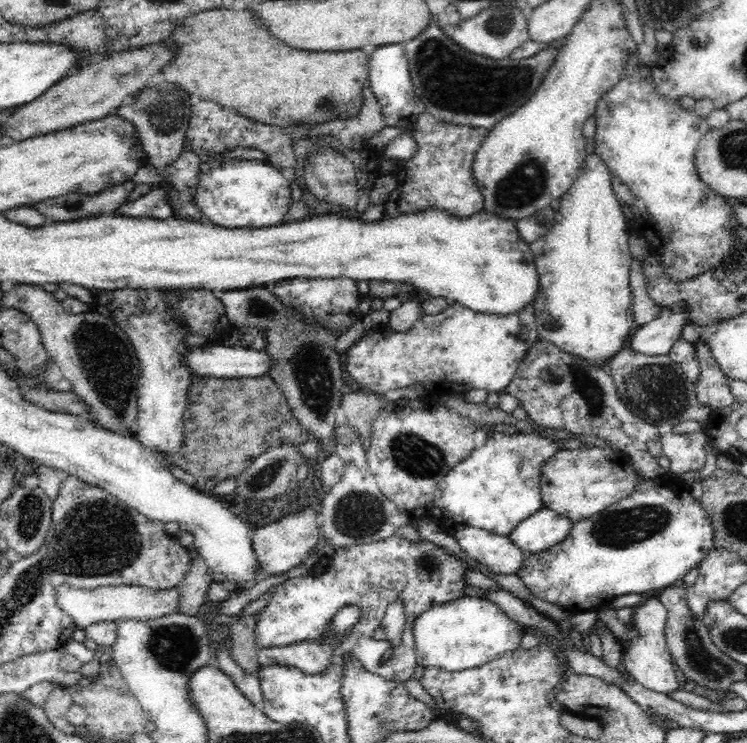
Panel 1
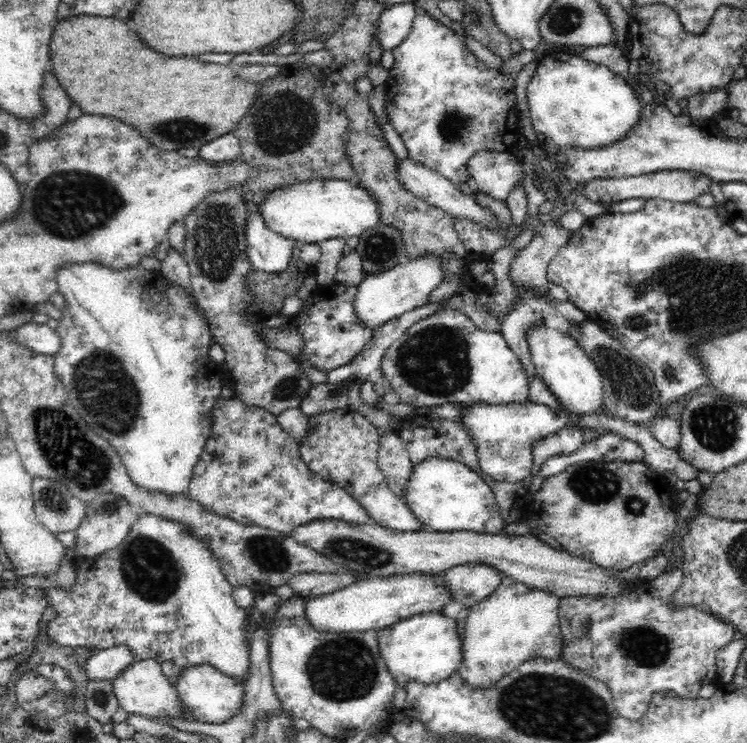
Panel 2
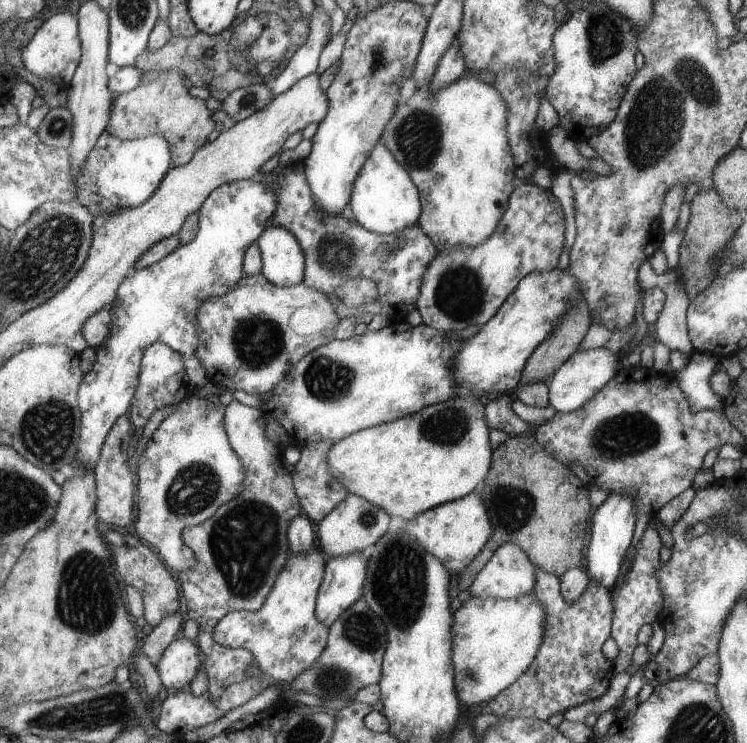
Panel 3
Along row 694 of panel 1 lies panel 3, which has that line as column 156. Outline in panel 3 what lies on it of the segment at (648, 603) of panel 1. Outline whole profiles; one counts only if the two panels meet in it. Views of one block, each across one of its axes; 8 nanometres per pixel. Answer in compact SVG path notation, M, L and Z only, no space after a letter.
M174 639L165 649L155 666L167 690L189 688L204 664L201 647L193 639Z

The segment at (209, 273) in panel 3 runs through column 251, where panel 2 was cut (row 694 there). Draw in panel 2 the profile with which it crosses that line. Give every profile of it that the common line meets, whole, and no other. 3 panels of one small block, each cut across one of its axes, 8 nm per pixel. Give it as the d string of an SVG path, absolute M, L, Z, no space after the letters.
M204 663L181 669L175 688L195 720L222 724L234 719L245 706L245 685L244 677L231 677L214 665Z

